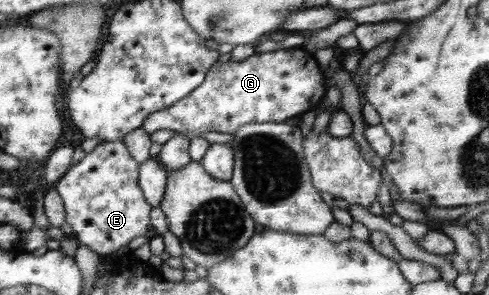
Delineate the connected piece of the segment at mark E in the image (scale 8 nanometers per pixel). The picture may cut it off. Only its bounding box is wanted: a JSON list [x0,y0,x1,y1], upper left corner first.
[52,141,151,256]

